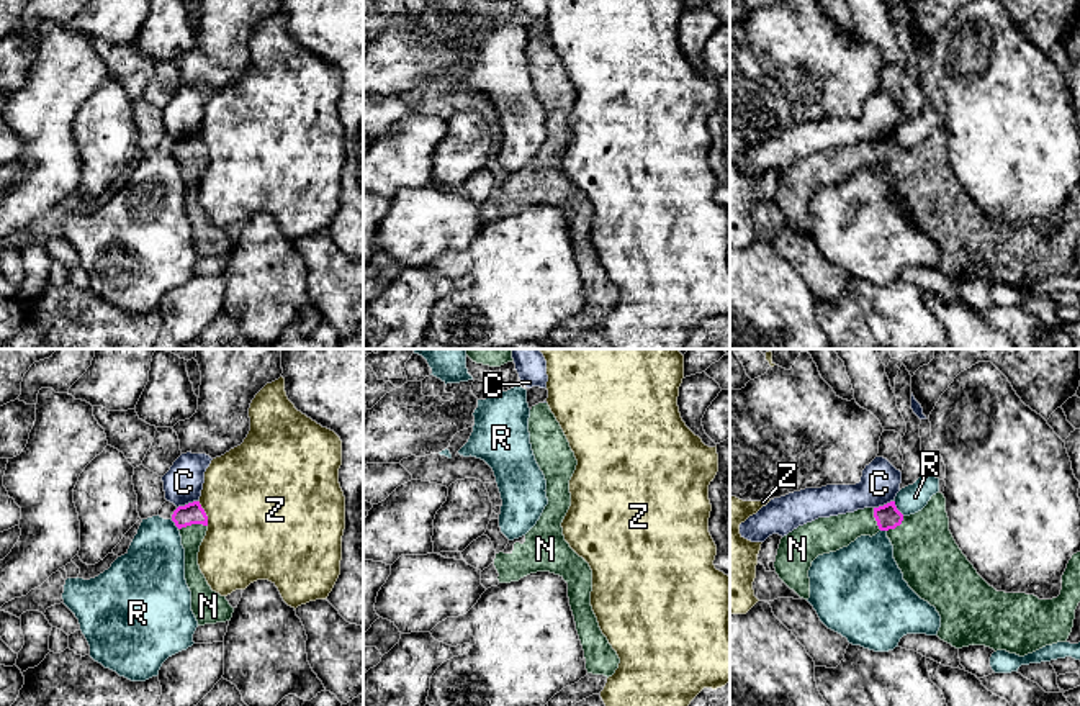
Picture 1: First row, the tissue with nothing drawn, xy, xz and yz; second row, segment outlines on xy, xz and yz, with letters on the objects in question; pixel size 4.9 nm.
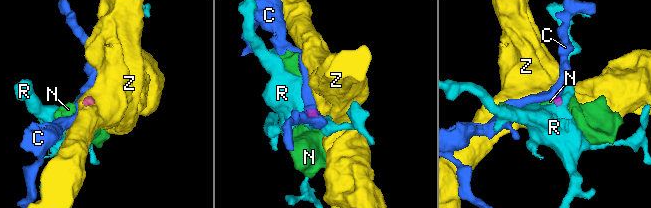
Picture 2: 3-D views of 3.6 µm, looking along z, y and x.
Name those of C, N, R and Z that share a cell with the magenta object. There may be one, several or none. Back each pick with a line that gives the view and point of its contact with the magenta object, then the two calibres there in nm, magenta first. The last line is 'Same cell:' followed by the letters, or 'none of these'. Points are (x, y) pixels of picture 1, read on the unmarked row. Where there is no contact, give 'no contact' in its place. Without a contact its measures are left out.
N: xy (192, 156) | 110/110 nm
Same cell: N

